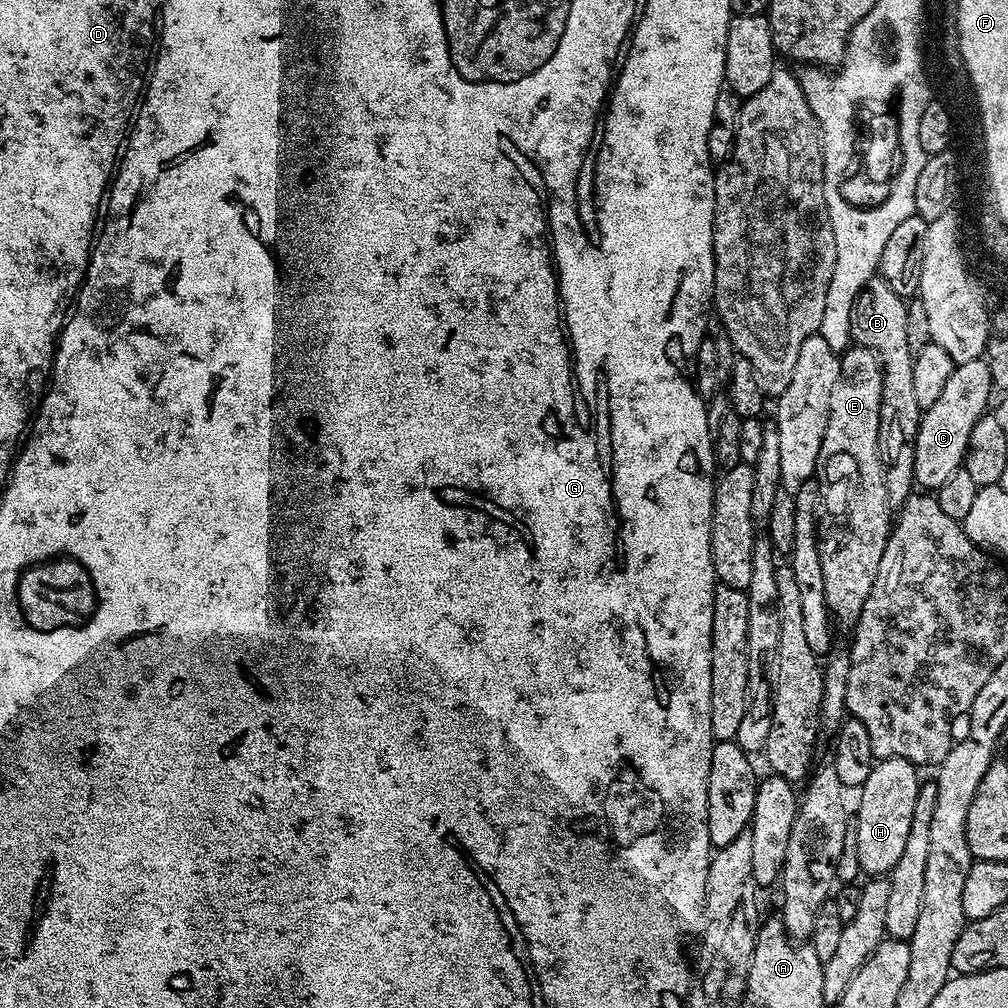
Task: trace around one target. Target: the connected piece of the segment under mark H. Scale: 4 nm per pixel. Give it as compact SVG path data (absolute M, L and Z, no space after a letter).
M906 758L877 759L870 778L858 790L860 805L854 808L858 820L858 862L865 877L887 876L898 866L898 858L906 847L910 822L914 822L914 802L922 783L917 765Z

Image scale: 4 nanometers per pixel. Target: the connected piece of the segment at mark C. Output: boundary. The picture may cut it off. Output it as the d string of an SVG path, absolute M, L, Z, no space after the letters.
M987 359L962 362L950 374L934 406L923 409L914 450L914 481L921 489L940 488L950 474L962 467L970 442L970 430L974 430L974 422L978 422L978 418L989 411L988 399L992 392L994 385Z

